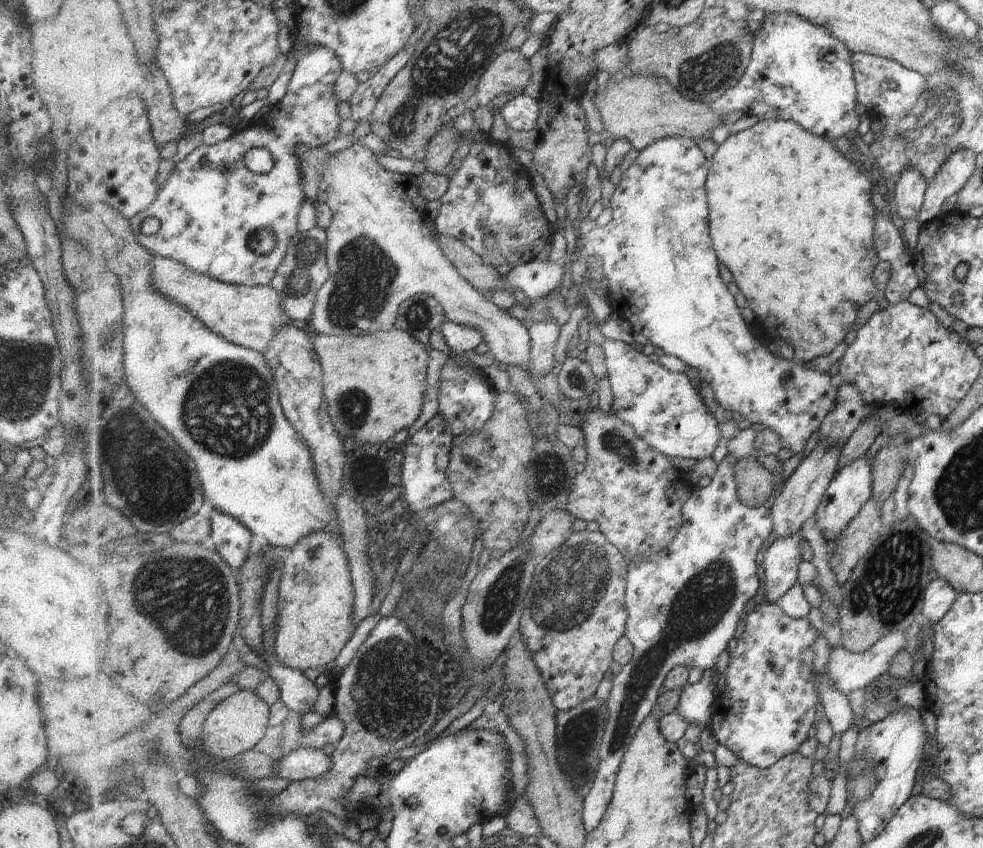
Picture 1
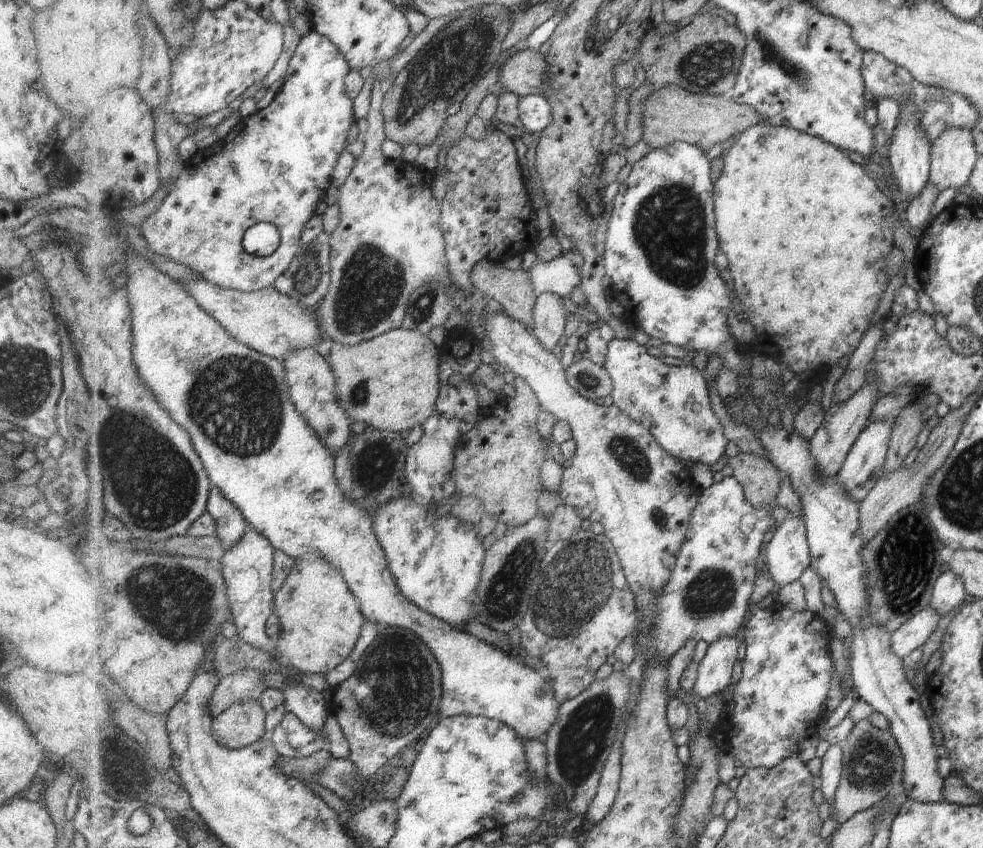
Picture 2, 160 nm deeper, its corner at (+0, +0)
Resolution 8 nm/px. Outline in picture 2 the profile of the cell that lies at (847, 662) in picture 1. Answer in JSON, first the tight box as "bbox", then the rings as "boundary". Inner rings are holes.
{"bbox":[889,608,940,660],"boundary":[[[927,608],[909,618],[900,629],[889,636],[889,646],[897,658],[903,660],[911,651],[919,650],[921,645],[931,636],[940,617]]]}

